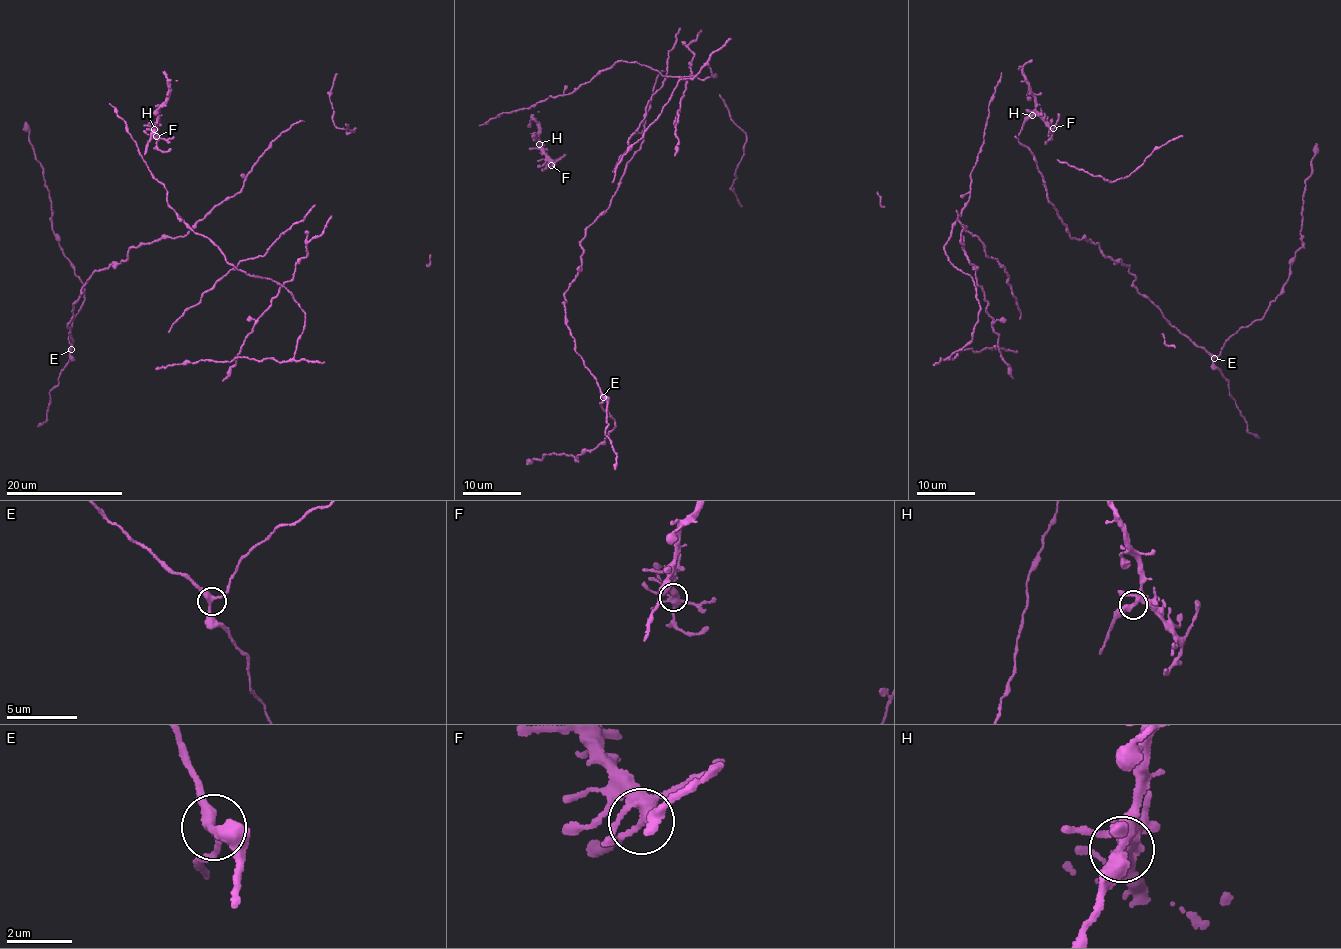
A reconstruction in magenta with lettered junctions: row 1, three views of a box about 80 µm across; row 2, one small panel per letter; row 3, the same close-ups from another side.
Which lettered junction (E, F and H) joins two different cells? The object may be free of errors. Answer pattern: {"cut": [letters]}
{"cut": ["H"]}

